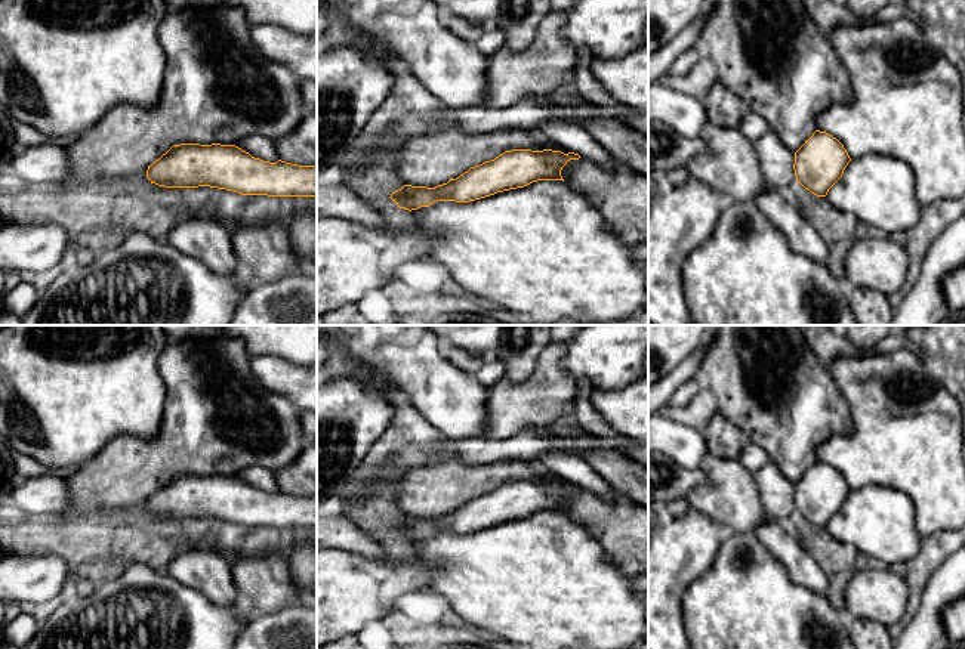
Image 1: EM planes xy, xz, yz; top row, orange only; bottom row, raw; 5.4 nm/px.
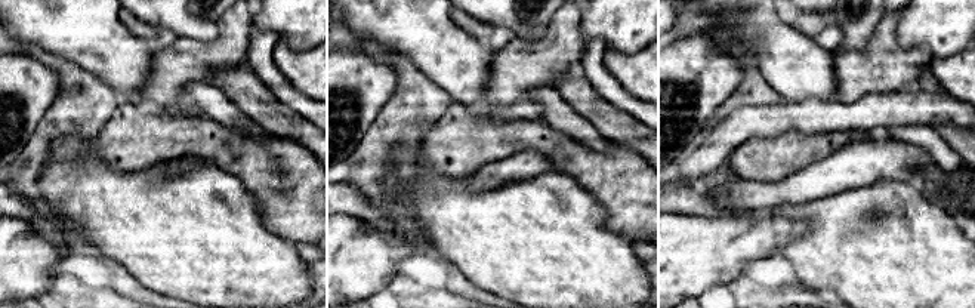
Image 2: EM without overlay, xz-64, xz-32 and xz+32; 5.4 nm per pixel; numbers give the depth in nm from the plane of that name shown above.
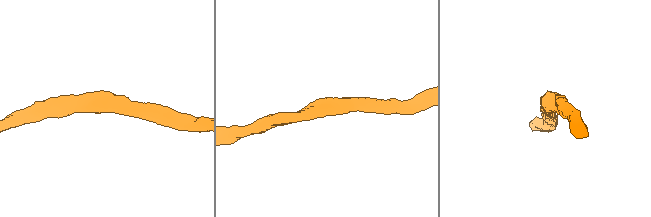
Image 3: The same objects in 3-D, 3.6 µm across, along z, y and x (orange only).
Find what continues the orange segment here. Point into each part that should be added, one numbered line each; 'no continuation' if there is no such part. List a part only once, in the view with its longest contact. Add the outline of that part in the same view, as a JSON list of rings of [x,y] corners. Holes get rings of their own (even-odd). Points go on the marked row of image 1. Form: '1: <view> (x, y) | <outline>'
1: xy (256, 145) | [[[260,135],[244,137],[238,140],[235,146],[249,152],[252,157],[260,158],[263,161],[277,163],[280,160],[275,148],[275,142]]]

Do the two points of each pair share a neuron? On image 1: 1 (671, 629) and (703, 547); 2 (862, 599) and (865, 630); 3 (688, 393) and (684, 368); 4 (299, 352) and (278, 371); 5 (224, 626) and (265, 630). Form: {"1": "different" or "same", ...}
{"1": "same", "2": "different", "3": "different", "4": "different", "5": "different"}

